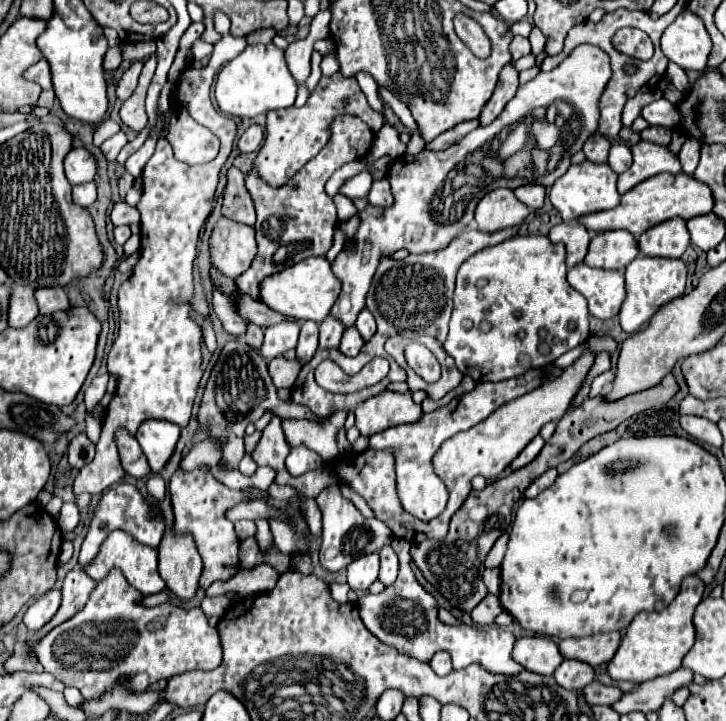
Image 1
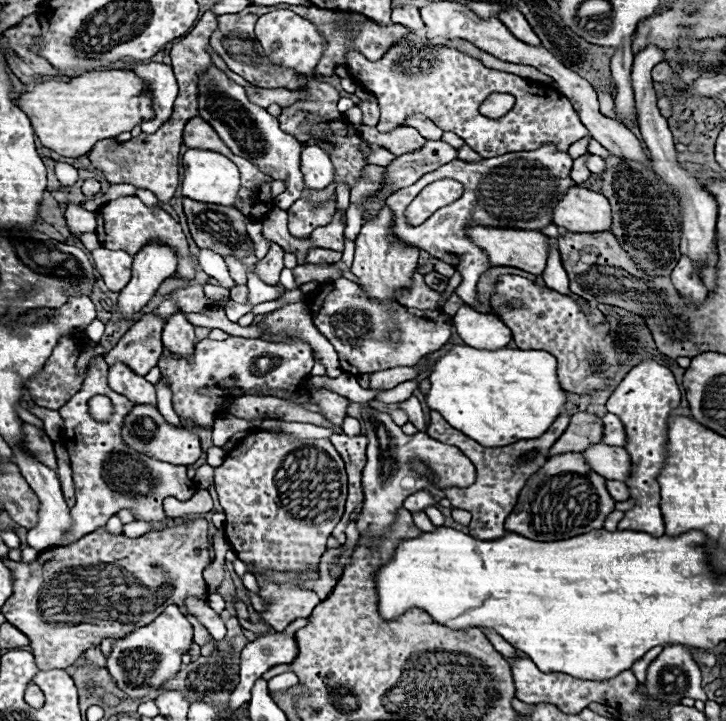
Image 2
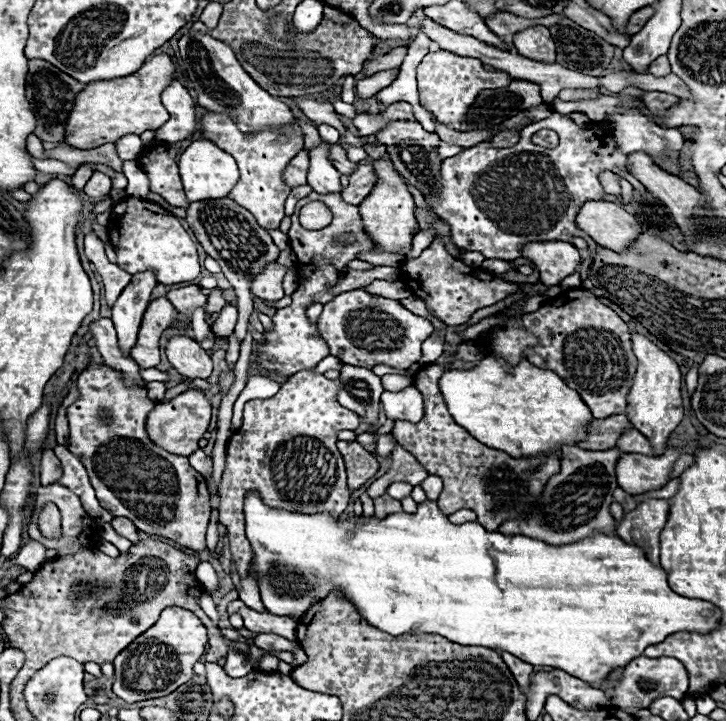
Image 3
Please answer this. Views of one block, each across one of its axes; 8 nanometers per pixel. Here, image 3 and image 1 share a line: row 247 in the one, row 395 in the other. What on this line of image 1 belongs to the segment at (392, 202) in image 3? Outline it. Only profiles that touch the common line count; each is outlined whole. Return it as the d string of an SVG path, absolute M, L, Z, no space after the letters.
M384 390L378 396L372 396L366 402L358 404L354 414L356 428L360 430L360 434L372 436L390 426L416 422L422 416L422 408L412 400L410 392L402 394Z

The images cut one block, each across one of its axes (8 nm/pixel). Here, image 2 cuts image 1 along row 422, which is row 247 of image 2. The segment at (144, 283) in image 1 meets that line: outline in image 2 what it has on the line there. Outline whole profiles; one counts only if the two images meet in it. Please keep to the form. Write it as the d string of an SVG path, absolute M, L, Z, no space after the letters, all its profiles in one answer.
M122 196L118 200L112 200L112 202L104 204L98 210L96 234L98 234L98 240L104 248L108 248L108 250L126 250L130 256L134 256L150 240L166 242L168 246L174 246L174 250L178 254L178 274L182 278L188 278L188 280L194 278L196 264L194 264L194 260L188 252L188 244L186 244L186 236L182 232L182 226L170 214L166 214L162 208L146 206L138 196Z

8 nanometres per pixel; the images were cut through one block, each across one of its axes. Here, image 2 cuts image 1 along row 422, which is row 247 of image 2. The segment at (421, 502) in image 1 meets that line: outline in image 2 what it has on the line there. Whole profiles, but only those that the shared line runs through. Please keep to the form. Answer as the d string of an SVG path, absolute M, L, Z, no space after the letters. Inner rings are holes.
M542 146L532 152L514 152L496 158L486 158L484 162L476 162L476 164L456 158L454 162L448 162L446 166L440 166L438 170L424 174L416 184L402 188L386 198L386 204L394 212L392 232L402 244L414 246L418 250L426 250L430 256L458 270L462 274L462 284L456 288L456 294L474 310L488 314L492 308L482 304L476 296L476 282L478 276L484 270L488 270L488 260L486 254L468 240L464 226L468 226L470 220L476 220L484 226L504 226L504 228L524 228L524 230L540 230L548 226L550 212L554 210L556 202L566 194L570 186L574 186L574 182L570 180L570 168L572 168L572 158L566 152L558 152L554 146ZM444 178L462 182L464 194L452 204L436 210L424 224L414 228L408 226L404 218L404 210L416 198L416 190L422 190L424 186Z

